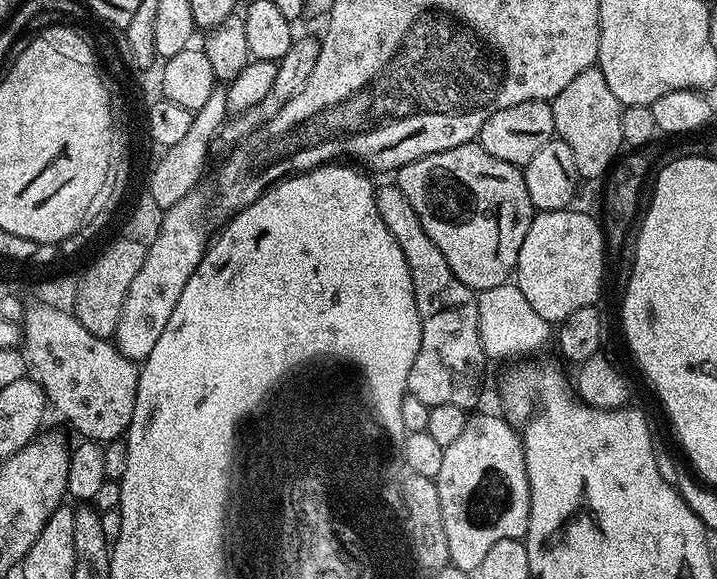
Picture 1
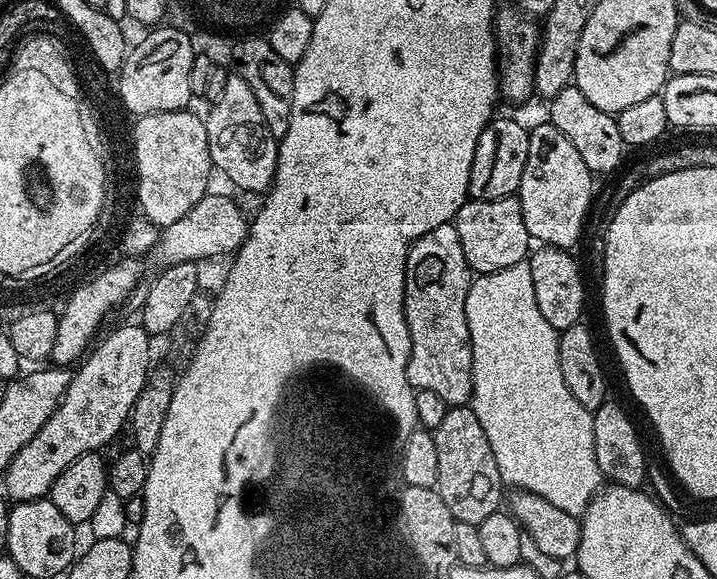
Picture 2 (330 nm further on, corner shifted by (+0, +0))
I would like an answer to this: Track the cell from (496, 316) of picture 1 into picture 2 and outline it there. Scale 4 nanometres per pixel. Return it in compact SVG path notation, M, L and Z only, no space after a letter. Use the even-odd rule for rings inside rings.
M528 260L518 262L514 266L506 266L506 270L477 275L466 294L466 322L470 326L470 338L472 339L472 398L470 407L474 410L478 422L482 422L482 430L486 430L490 450L494 450L494 462L498 462L501 481L505 485L513 484L511 486L513 489L546 498L546 502L558 506L558 510L566 510L572 516L579 517L588 508L592 497L602 487L600 467L594 458L592 412L584 408L578 402L578 398L574 398L574 394L570 394L570 390L562 378L562 366L558 358L558 342L560 341L558 330L554 326L550 326L550 322L546 322L546 318L542 318L542 310L538 310L538 298L534 298L534 278L530 278Z

